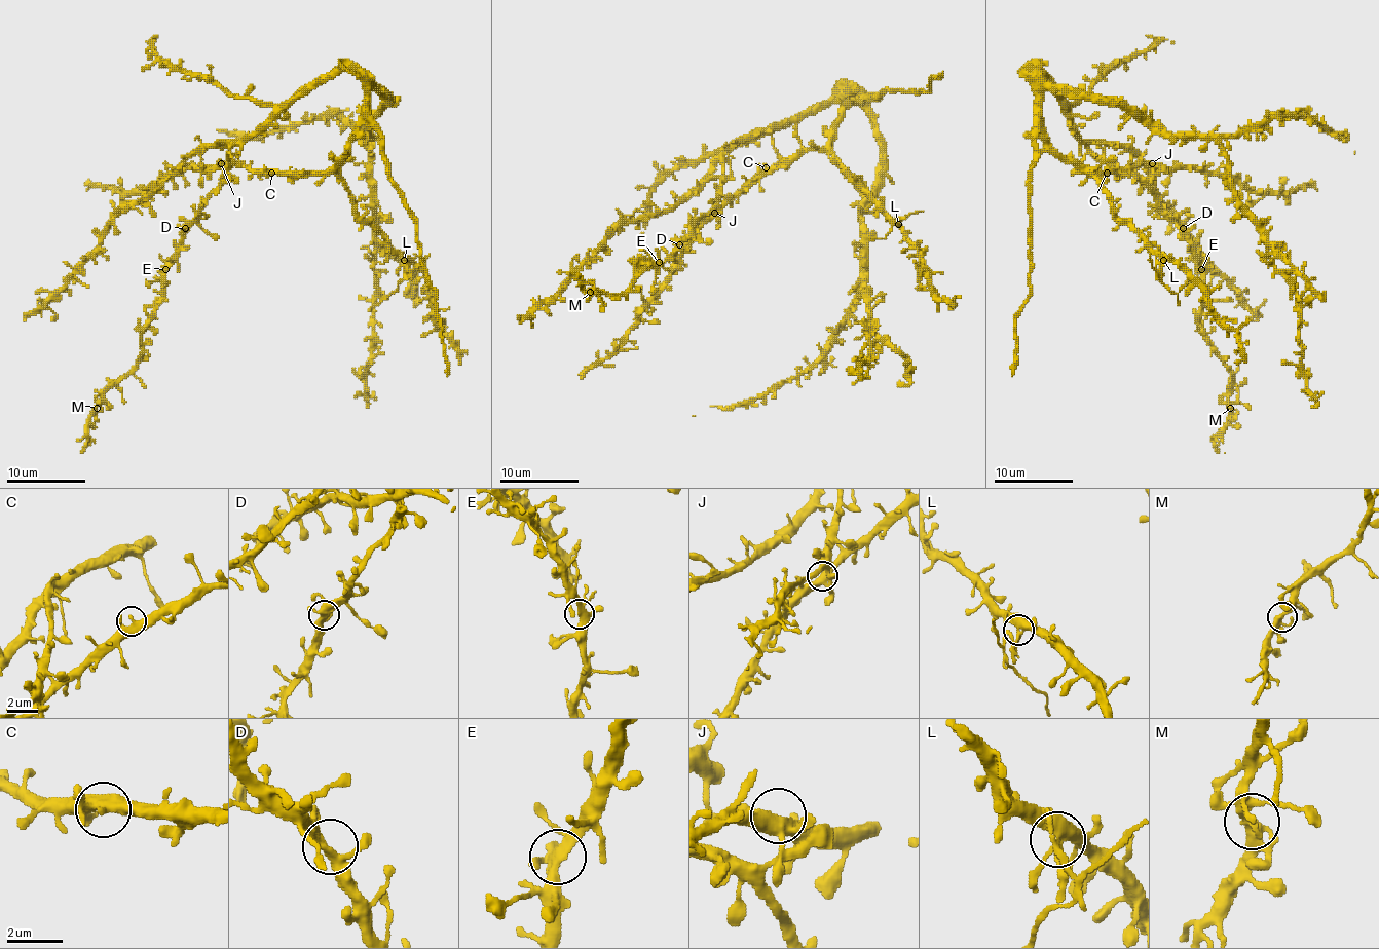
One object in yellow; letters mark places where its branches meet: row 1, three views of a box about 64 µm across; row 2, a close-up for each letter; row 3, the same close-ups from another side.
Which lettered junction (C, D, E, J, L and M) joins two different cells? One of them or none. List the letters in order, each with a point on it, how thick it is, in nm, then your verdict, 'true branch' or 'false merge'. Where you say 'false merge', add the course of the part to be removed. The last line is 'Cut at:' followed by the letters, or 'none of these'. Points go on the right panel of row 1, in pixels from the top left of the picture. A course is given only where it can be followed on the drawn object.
C: (1107, 173) | 360 nm | true branch
D: (1183, 228) | 360 nm | true branch
E: (1201, 269) | 360 nm | true branch
J: (1152, 163) | 440 nm | true branch
L: (1163, 260) | 380 nm | false merge | (1163, 260), (1161, 281), (1178, 295), (1180, 305)
M: (1230, 408) | 360 nm | true branch
Cut at: L

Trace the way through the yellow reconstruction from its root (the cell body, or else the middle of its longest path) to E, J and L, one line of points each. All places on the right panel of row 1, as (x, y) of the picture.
E: (1045, 82), (1059, 97), (1077, 136), (1094, 153), (1134, 173), (1146, 185), (1183, 232), (1201, 269)
J: (1045, 82), (1059, 97), (1067, 122), (1094, 153), (1109, 163), (1142, 177), (1152, 173), (1152, 163)
L: (1045, 82), (1038, 69), (1043, 136), (1096, 181), (1111, 209), (1163, 260)

